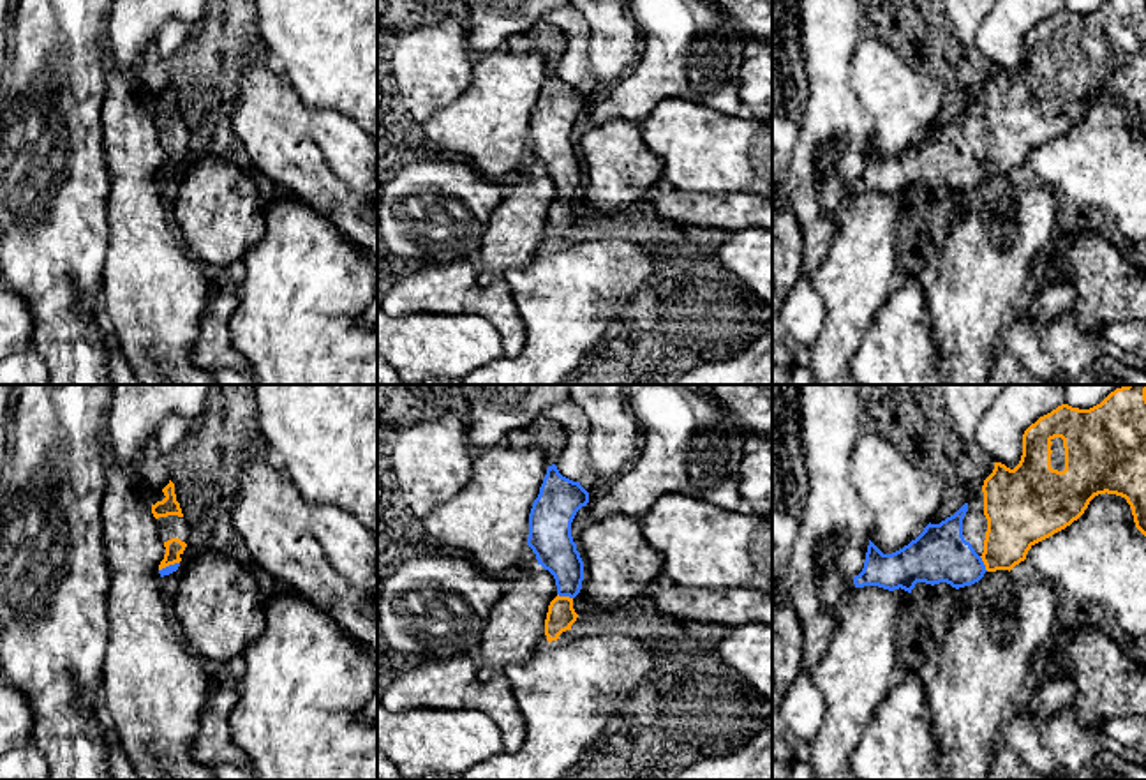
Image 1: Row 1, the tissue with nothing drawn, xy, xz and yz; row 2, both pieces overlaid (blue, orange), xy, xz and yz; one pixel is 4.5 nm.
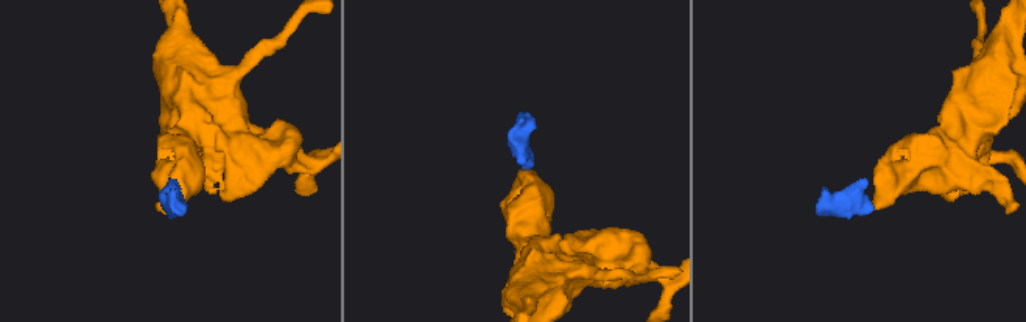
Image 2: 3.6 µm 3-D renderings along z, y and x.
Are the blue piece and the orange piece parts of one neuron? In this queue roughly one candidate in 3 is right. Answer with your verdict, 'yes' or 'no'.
yes

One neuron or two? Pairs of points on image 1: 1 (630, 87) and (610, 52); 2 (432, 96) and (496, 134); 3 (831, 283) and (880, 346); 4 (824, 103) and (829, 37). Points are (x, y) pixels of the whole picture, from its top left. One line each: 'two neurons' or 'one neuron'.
1: two neurons
2: two neurons
3: two neurons
4: one neuron

